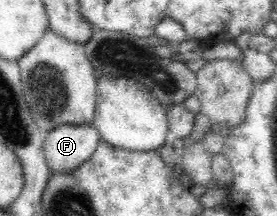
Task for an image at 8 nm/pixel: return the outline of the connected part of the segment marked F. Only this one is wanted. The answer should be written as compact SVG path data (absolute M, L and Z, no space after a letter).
M59 124L44 137L43 148L52 172L71 172L89 161L101 138L91 124Z

